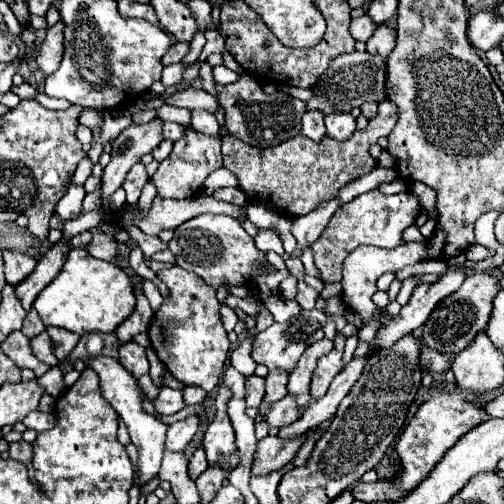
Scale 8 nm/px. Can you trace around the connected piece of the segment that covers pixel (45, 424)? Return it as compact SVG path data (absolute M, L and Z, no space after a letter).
M33 411L33 413L29 413L25 419L23 419L23 423L29 427L29 429L33 429L33 431L37 431L37 433L41 433L41 431L47 431L47 429L51 429L53 425L55 425L55 413L41 413L41 411Z

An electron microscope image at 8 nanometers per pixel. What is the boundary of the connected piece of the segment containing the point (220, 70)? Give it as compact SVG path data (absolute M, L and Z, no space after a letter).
M215 66L213 67L213 76L216 83L219 85L227 85L234 83L239 79L239 75L225 66Z

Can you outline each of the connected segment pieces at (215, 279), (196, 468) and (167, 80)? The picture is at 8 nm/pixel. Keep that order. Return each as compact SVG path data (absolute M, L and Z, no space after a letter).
M211 213L193 217L187 223L179 225L175 229L175 237L169 243L169 249L173 251L179 267L197 273L211 287L219 287L221 283L227 283L229 287L243 283L249 285L251 279L259 273L255 269L255 261L265 257L265 253L255 247L253 237L247 235L247 231L237 219L227 215L211 215Z
M199 447L199 449L193 453L191 461L189 461L189 471L187 471L187 473L191 475L191 479L197 479L207 467L209 467L209 463L207 463L205 451L203 451L203 447Z
M175 63L175 65L169 65L169 67L165 67L165 69L163 69L161 83L163 83L165 87L177 85L177 83L181 81L181 77L183 77L183 71L185 71L185 67L183 67L181 63Z

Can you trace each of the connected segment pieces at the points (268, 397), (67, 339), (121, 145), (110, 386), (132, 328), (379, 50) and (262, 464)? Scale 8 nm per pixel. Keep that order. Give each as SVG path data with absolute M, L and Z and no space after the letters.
M269 371L265 379L265 399L263 403L275 403L287 395L287 373Z
M47 327L47 333L49 333L51 339L55 339L53 341L55 347L57 347L55 355L57 355L59 361L65 361L69 357L69 353L77 347L79 339L81 339L77 333L71 333L71 331L61 329L61 327Z
M153 119L147 125L127 127L115 141L111 151L111 161L101 177L103 199L107 199L117 187L121 187L127 171L141 161L145 153L151 153L161 143L161 119Z
M97 355L97 357L87 357L85 359L85 365L89 369L93 369L97 375L99 375L99 381L101 381L101 395L113 405L113 409L121 415L121 419L125 421L127 429L129 429L129 435L131 435L131 441L133 445L137 447L139 451L139 459L137 459L137 465L135 465L135 471L137 471L137 481L139 483L149 483L151 479L157 477L159 473L159 467L161 467L161 457L163 457L163 451L165 451L165 433L167 433L167 425L157 421L153 415L145 413L143 407L141 407L141 401L143 401L143 391L137 387L137 379L125 371L125 367L113 359L113 357L105 357L105 355Z
M141 287L135 289L135 297L137 297L137 307L135 307L135 311L131 313L129 319L125 319L125 321L117 327L119 345L133 341L135 335L147 331L147 327L149 327L149 323L151 323L151 319L153 319L153 311L151 311L149 301L145 299Z
M385 23L377 25L375 35L367 41L367 53L387 57L395 49L395 27L389 27Z
M313 427L311 431L299 435L299 439L279 439L279 437L265 437L257 443L257 453L255 453L255 463L251 473L253 475L267 475L275 469L281 469L301 449L301 445L309 439L311 433L315 433L319 427Z

